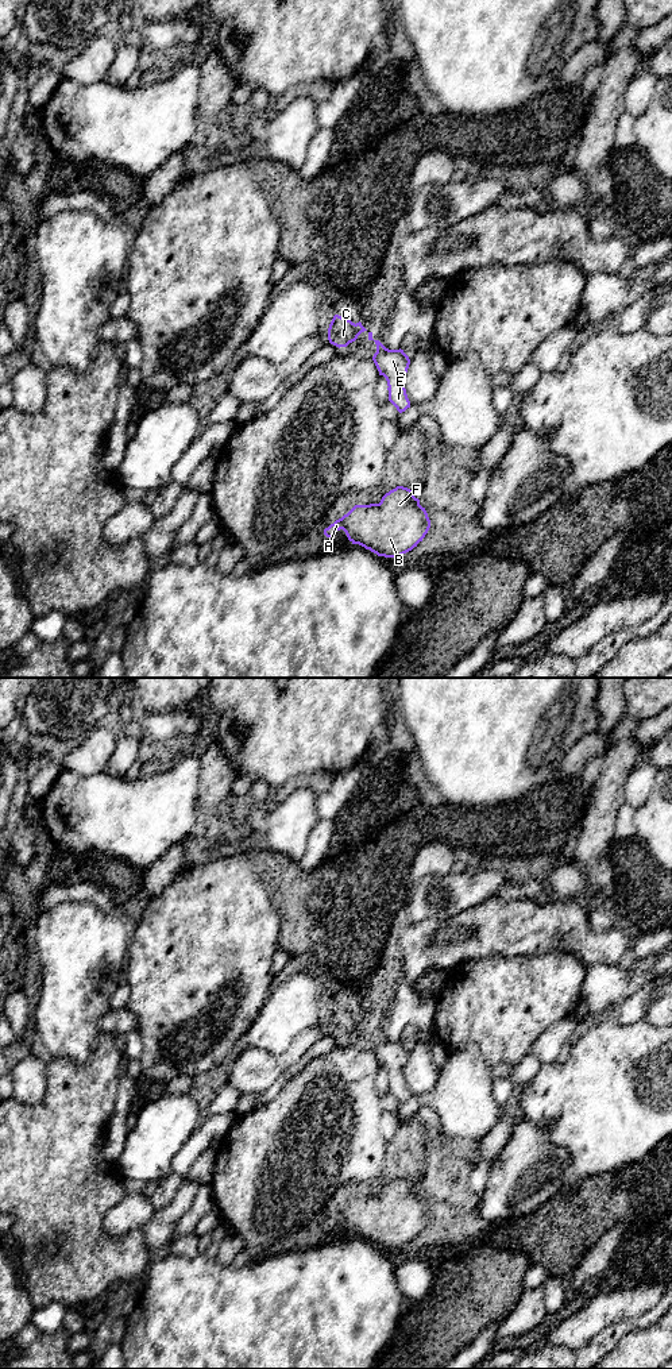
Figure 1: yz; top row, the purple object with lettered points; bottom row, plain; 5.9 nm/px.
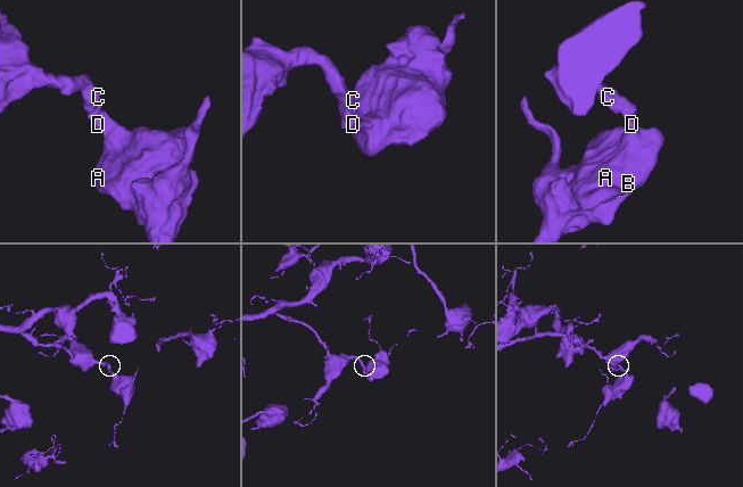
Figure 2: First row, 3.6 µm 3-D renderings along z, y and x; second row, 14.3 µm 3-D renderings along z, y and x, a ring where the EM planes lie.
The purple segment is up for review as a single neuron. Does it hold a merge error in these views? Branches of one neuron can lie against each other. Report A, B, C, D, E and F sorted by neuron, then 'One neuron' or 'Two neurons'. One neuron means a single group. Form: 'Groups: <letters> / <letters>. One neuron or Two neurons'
Groups: A B C D E F. One neuron

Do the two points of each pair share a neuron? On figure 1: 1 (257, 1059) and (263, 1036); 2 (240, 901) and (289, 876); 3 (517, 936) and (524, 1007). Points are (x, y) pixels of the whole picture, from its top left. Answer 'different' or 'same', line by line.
1: different
2: different
3: different

